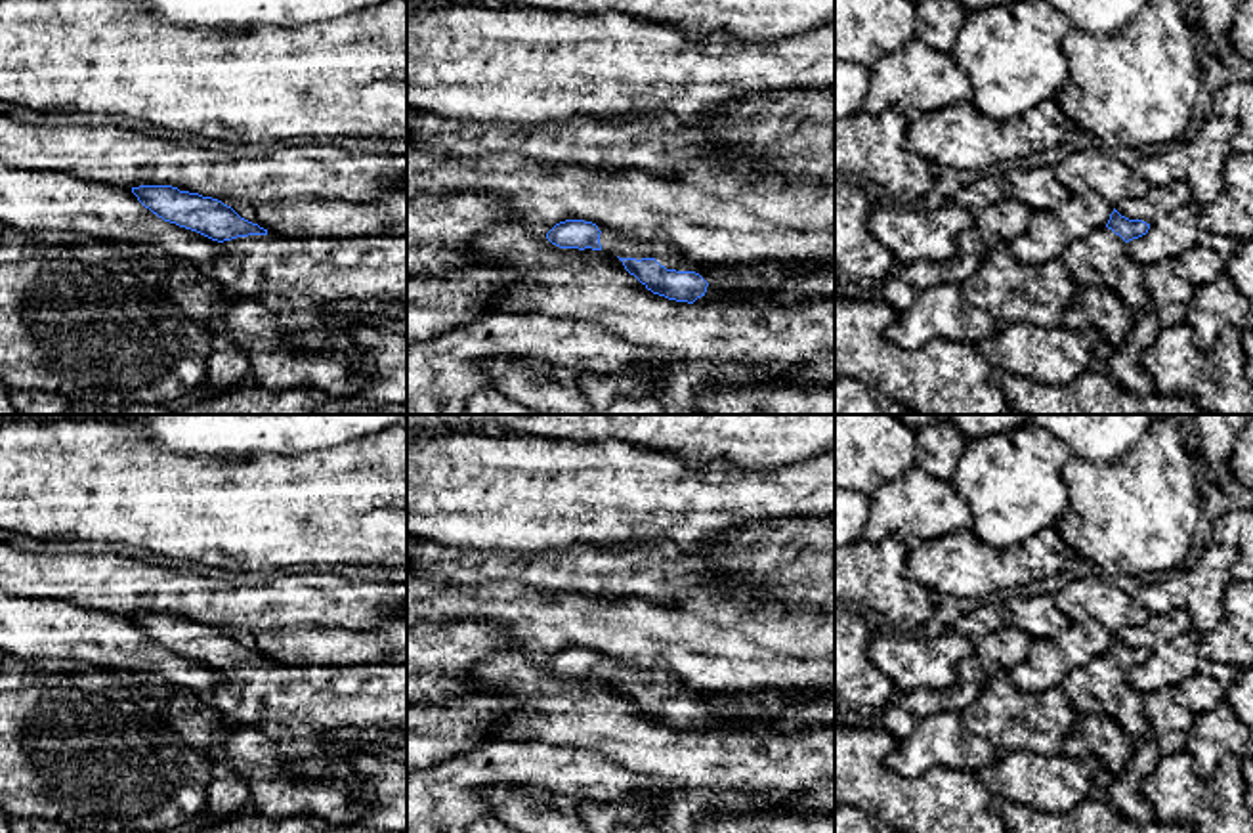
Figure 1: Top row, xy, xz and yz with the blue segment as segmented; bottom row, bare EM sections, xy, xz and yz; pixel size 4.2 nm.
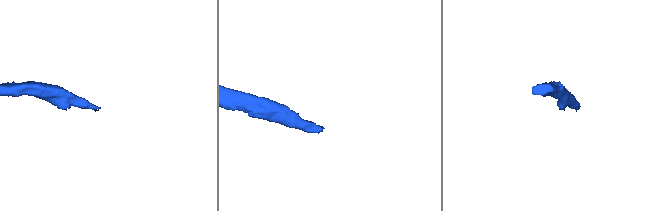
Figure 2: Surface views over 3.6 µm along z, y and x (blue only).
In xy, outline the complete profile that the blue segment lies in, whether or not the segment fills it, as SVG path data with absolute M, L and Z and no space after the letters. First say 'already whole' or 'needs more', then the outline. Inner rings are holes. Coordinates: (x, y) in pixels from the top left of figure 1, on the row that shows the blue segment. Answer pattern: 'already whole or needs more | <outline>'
needs more | M172 185L132 187L164 222L218 241L223 252L208 267L231 296L262 302L273 313L300 313L338 300L407 302L407 237L281 237L241 218L231 206Z

